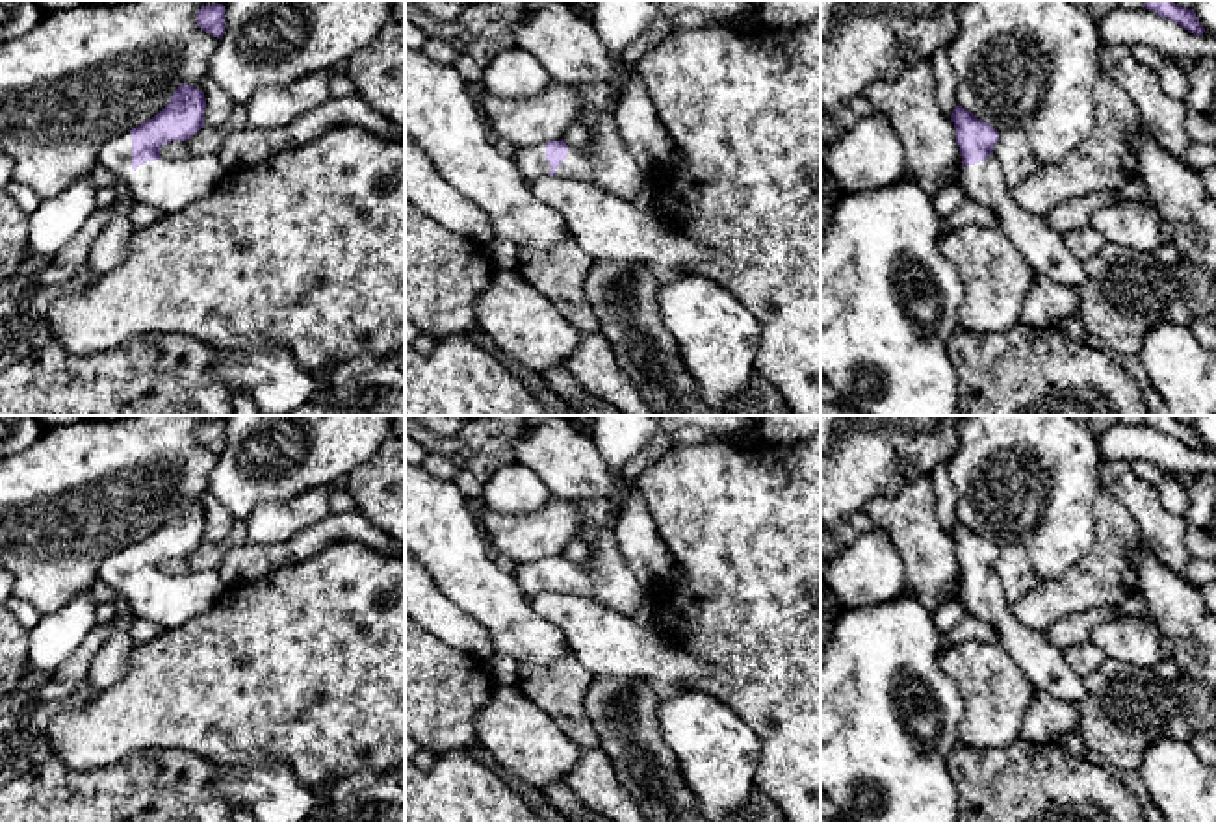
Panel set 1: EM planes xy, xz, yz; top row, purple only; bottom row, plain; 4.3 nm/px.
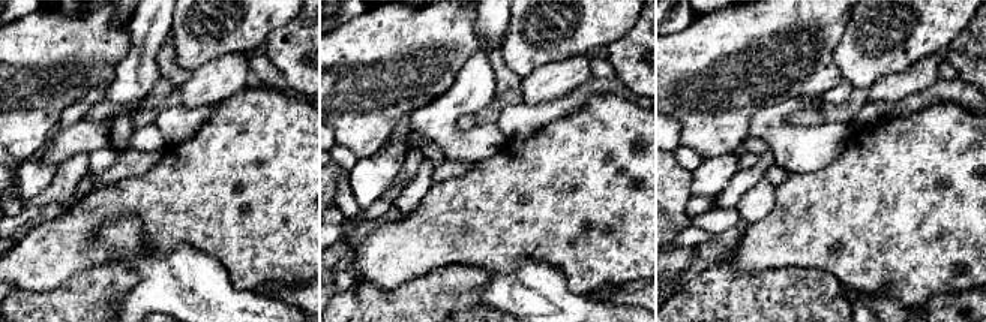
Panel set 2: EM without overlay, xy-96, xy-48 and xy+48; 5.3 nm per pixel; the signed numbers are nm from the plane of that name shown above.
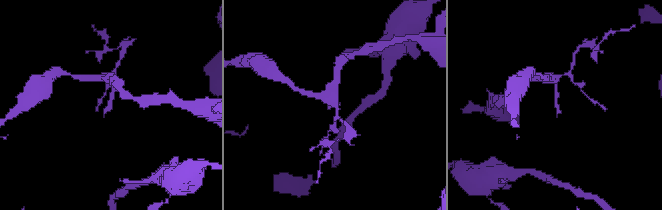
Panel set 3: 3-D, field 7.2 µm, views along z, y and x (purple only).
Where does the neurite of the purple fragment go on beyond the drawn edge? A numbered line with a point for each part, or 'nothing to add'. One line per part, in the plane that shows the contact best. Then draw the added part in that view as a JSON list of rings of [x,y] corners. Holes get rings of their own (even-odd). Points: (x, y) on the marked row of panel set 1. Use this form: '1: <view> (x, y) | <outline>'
1: xy (169, 186) | [[[130,132],[110,137],[100,147],[98,163],[128,184],[134,200],[163,213],[175,213],[202,200],[228,173],[215,154],[160,158],[134,171]]]

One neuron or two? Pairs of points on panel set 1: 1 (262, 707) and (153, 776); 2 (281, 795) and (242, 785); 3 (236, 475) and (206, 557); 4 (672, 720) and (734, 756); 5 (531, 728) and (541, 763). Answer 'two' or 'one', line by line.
1: two
2: one
3: two
4: one
5: one

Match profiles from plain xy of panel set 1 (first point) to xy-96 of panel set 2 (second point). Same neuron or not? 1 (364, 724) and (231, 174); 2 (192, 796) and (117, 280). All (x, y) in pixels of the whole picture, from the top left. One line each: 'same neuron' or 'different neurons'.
1: same neuron
2: same neuron

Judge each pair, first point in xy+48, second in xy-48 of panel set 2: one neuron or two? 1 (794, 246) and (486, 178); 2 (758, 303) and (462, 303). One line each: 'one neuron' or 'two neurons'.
1: one neuron
2: one neuron

